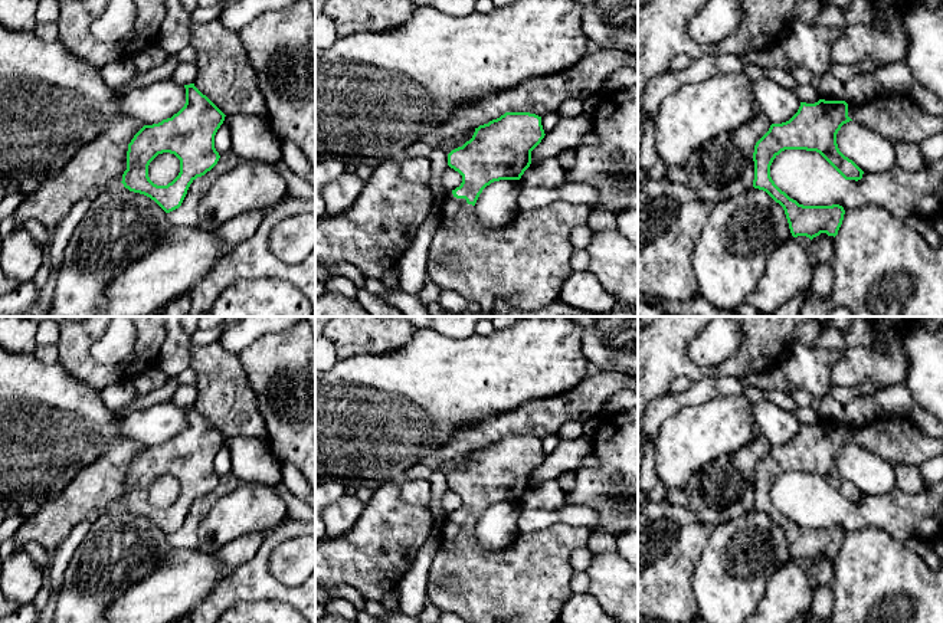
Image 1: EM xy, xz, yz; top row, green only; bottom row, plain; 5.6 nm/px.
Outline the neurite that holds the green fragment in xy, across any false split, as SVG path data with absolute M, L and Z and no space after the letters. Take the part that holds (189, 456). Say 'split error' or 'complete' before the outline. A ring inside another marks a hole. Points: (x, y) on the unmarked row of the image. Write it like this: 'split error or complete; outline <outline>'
split error; outline M194 406L184 407L186 426L171 440L144 447L128 466L122 506L154 522L166 535L179 531L190 506L220 478L215 458L225 436Z

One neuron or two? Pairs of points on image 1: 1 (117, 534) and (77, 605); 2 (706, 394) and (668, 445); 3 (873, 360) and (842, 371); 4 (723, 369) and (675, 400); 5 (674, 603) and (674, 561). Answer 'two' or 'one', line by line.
1: one
2: two
3: one
4: two
5: one

